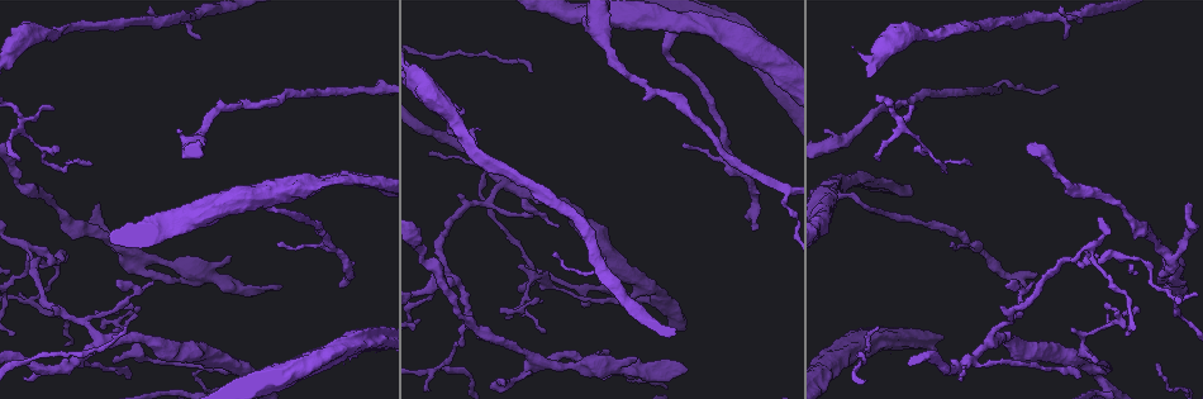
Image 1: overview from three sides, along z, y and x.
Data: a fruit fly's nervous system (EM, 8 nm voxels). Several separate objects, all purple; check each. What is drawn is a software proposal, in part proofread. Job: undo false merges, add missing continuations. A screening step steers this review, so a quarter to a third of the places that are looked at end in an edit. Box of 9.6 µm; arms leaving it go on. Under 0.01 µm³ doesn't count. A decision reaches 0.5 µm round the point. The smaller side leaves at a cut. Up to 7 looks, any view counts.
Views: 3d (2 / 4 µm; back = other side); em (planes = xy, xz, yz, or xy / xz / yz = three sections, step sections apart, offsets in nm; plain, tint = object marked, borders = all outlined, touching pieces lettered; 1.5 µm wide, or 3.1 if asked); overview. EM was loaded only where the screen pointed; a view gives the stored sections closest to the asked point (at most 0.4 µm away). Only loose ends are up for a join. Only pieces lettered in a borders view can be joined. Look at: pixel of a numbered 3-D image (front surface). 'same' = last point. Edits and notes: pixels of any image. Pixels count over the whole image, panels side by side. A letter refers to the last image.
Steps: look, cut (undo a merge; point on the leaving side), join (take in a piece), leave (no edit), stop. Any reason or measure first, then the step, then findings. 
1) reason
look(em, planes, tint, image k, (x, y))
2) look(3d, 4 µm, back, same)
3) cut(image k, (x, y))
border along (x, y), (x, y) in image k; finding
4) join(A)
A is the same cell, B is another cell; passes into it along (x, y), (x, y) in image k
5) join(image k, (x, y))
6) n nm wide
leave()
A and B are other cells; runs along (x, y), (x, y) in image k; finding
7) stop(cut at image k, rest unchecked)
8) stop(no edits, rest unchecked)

free end
look(3d, 2 µm, back, image 1, (502, 385))

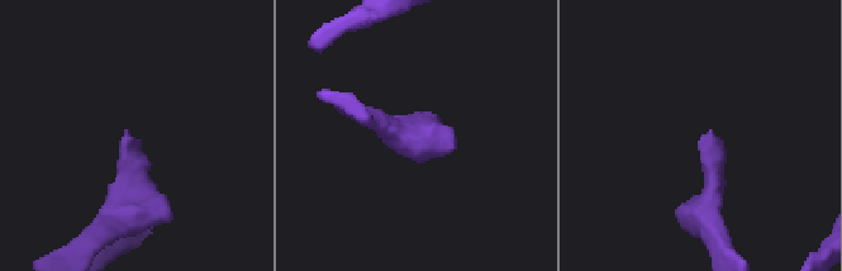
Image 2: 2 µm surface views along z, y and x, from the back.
look(em, planes, borders, image 2, (701, 134))

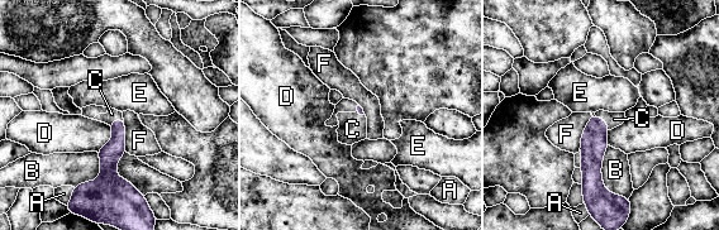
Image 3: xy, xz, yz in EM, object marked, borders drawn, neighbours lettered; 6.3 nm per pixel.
join(C)
C is the same cell, A, B, D, E and F are other cells; passes into it along (594, 144), (604, 120), (614, 119) in image 3; the neuron continues

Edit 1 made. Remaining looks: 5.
look(em, yz, step 4, tint, image 1, (32, 296))

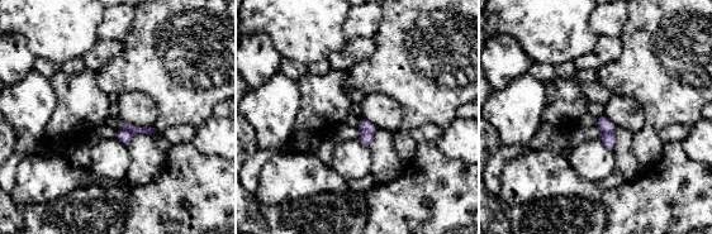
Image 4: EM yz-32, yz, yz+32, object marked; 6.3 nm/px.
another direction
look(em, planes, borders, same)

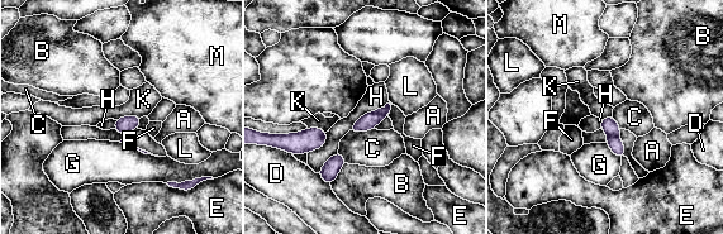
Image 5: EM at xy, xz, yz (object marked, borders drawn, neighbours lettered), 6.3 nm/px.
cut(image 5, (614, 142))
A, B, C, D, E, F, G, H, K, L and M are other cells; border along (617, 134), (608, 137) in image 5; a second neuron is stuck on

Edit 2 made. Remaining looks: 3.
branch stops here
look(em, planes, borders, image 1, (757, 230))

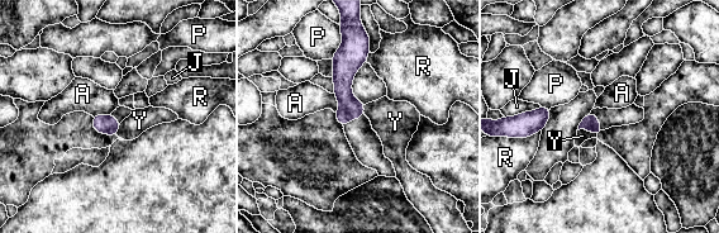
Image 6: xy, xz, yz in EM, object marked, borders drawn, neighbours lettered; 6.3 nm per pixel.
100 nm wide
leave()
A, J, P, R and Y are other cells; border along (577, 129), (587, 129), (596, 136) in image 6; no lettered piece goes on from it

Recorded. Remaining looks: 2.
stop(join at image 3, cut at image 5, rest unchecked)

